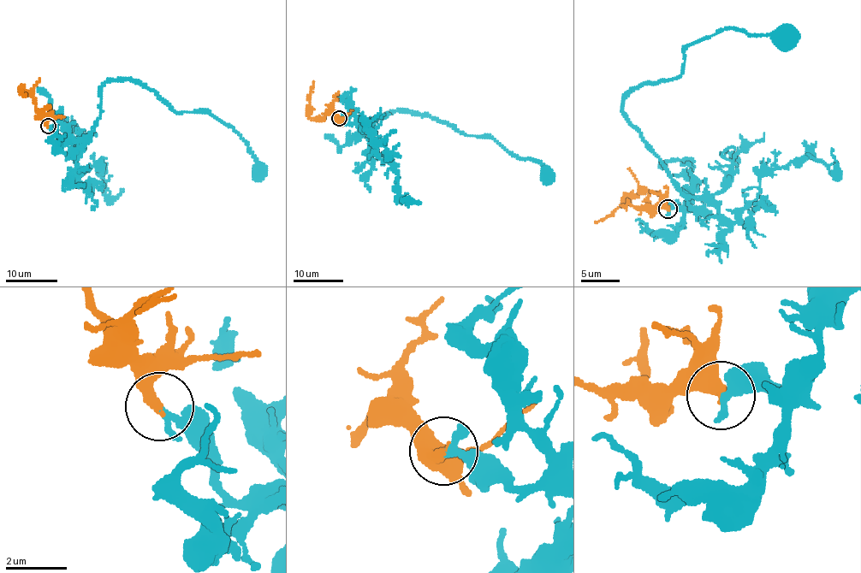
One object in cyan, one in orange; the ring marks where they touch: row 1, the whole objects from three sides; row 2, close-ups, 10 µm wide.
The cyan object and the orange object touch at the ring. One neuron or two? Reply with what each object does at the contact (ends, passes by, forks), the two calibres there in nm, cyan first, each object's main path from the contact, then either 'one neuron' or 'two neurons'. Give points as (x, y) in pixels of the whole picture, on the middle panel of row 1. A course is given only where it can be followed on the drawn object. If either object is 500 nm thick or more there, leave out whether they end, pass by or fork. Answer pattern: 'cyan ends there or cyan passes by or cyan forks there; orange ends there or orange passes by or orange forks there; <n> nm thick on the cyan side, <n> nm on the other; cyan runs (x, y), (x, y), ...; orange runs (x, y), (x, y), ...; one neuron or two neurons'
cyan passes by; orange ends there; 190 nm thick on the cyan side, 360 nm on the other; cyan runs (339, 117), (368, 124), (396, 110), (415, 112), (462, 133), (490, 137), (518, 156), (543, 164), (546, 174); orange runs (339, 117), (329, 112), (323, 120), (311, 117), (309, 104), (313, 81); one neuron

